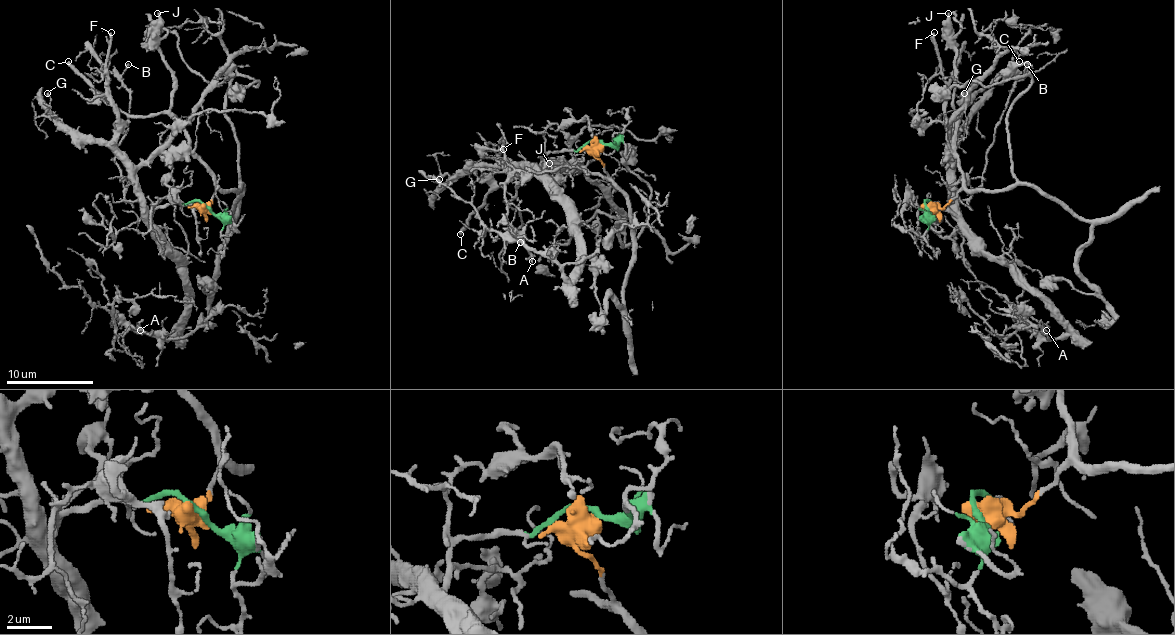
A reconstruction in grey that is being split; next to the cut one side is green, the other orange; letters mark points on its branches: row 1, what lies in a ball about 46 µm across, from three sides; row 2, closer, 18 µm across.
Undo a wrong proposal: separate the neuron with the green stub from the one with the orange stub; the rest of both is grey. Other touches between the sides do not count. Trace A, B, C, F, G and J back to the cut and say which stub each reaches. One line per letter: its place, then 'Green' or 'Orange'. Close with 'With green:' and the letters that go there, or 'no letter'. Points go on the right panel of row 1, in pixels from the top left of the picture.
A: Place: (1046, 330). Green
B: Place: (1027, 64). Green
C: Place: (1019, 61). Orange
F: Place: (934, 32). Green
G: Place: (964, 93). Green
J: Place: (948, 13). Orange
With green: A, B, F, G

